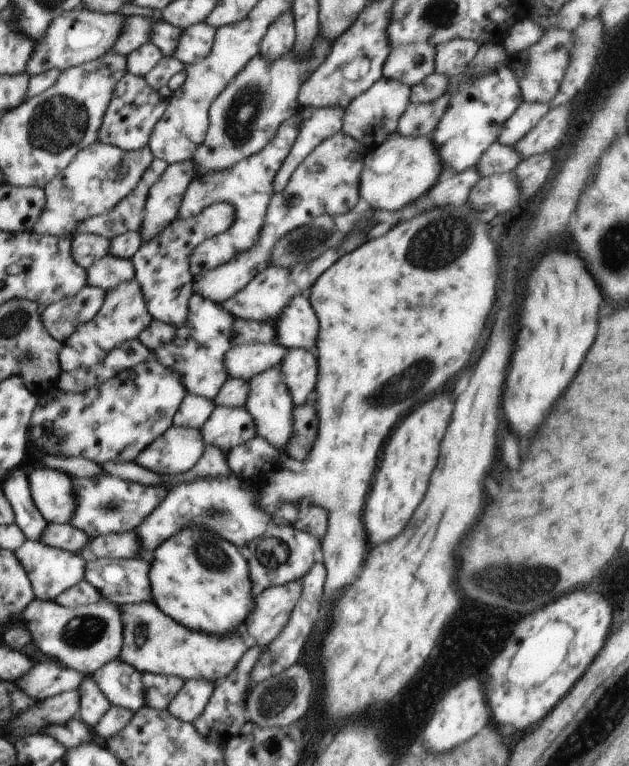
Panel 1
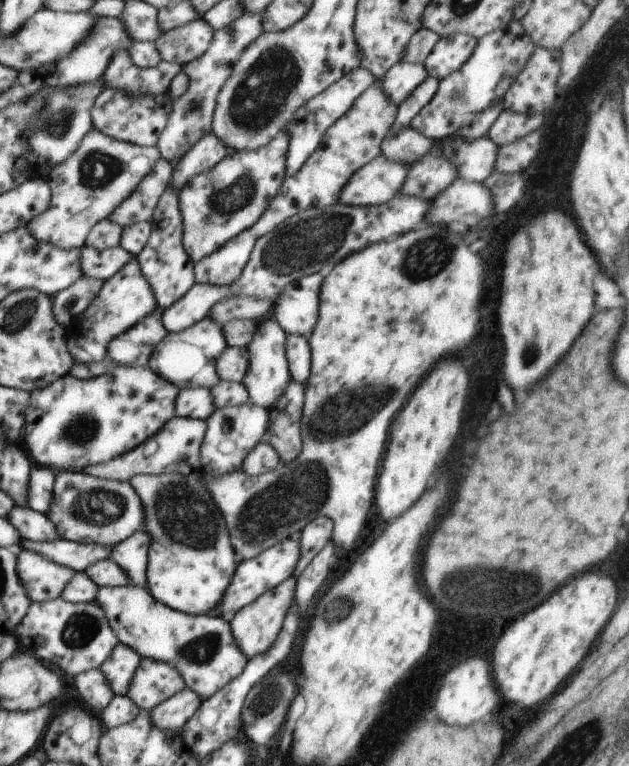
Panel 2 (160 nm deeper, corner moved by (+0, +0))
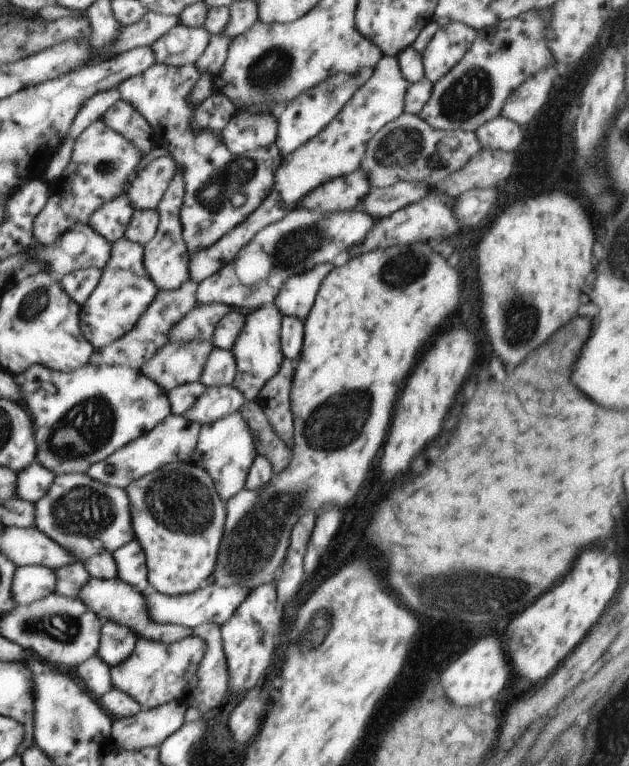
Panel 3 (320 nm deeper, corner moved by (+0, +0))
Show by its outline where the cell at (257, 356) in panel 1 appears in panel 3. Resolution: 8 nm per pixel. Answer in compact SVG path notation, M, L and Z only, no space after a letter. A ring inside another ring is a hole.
M214 347L207 356L200 381L206 387L232 385L237 373L237 364L232 351Z

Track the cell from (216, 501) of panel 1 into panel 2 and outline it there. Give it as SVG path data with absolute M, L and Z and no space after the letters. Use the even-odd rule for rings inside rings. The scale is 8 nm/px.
M144 528L116 544L110 552L109 560L114 560L126 570L126 576L132 585L146 584L150 544L152 544L152 536Z

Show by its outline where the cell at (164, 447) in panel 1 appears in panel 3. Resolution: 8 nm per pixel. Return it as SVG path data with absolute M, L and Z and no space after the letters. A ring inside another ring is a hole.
M171 413L162 422L159 422L150 432L139 436L121 449L115 450L108 458L94 463L86 474L95 481L105 485L112 485L125 489L131 482L139 480L141 476L157 471L165 464L173 462L190 462L193 458L194 449L201 424L187 421L182 415Z

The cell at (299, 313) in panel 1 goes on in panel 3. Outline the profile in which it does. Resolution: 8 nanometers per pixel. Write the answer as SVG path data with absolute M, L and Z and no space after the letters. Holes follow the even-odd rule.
M322 262L313 269L300 274L293 274L284 281L284 286L279 290L278 298L275 300L278 310L282 316L296 317L304 320L310 306L314 304L316 292L334 265L329 262Z

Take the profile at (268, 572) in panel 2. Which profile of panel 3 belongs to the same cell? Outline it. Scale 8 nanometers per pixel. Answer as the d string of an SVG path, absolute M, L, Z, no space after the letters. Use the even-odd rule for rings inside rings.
M205 583L191 593L179 595L167 595L150 589L144 593L145 608L156 624L165 625L182 624L182 626L195 627L204 622L224 624L234 613L235 608L253 591L249 587L238 585L217 587L214 584Z

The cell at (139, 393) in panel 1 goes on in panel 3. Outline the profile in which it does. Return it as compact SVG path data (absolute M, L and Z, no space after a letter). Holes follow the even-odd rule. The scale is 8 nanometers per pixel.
M88 363L73 371L55 371L44 365L32 365L28 370L20 374L13 375L16 384L21 388L23 393L22 403L26 406L33 420L34 436L37 444L36 462L44 468L50 470L56 475L65 475L68 473L86 473L94 463L100 462L102 459L108 458L115 450L121 449L129 442L136 440L139 436L150 432L159 422L162 422L168 415L172 413L171 404L164 389L161 389L153 380L144 376L139 369L133 369L124 365L106 366Z

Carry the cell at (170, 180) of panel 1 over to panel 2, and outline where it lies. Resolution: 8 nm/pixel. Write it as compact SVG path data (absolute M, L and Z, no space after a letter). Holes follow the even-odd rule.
M212 131L200 138L200 142L193 146L185 155L180 158L178 166L173 168L172 176L168 180L168 186L172 186L178 194L196 174L204 172L216 166L222 158L234 154L218 136Z

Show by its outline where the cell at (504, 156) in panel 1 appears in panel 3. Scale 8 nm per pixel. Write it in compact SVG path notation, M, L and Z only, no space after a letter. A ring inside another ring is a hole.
M403 112L370 139L359 170L366 175L372 189L388 188L400 181L431 185L461 169L481 150L475 131L435 129L418 115Z

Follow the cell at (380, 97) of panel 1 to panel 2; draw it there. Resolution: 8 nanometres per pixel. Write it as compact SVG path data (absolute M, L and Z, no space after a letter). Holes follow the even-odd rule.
M397 62L380 78L384 94L390 102L398 108L419 84L428 77L423 64L410 64L410 62Z

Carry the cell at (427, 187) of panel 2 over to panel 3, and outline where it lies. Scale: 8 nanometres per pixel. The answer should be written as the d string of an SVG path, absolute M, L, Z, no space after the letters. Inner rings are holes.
M400 181L395 184L396 188L373 188L364 198L362 198L361 211L368 213L373 219L379 219L388 214L394 214L412 202L422 200L424 196L432 192L432 188L426 183L416 185Z

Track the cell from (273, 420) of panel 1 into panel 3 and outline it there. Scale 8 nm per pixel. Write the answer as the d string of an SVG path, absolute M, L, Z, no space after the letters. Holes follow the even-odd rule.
M276 304L257 308L245 316L241 333L232 345L230 351L237 364L233 385L245 396L246 400L257 397L264 383L279 371L281 362L285 358L281 351L280 340L282 317Z

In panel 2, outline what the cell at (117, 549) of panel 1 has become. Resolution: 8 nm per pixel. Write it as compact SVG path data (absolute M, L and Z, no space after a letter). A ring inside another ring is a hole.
M61 538L52 542L30 542L22 539L16 549L19 550L20 547L36 552L44 558L50 558L60 566L84 572L90 564L109 559L113 549L112 546L103 546L94 542L75 542Z

